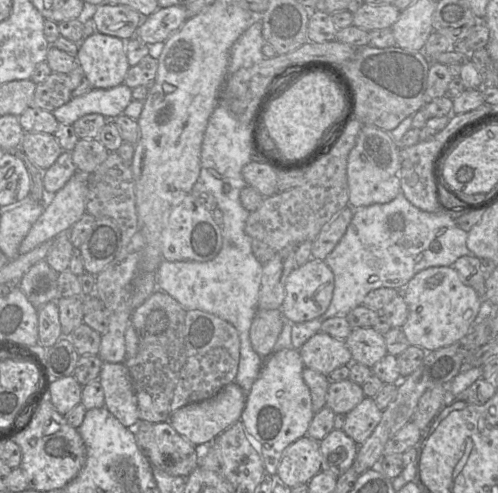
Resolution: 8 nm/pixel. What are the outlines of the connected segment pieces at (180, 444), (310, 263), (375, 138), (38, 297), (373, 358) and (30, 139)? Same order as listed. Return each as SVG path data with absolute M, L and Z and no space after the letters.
M139 421L134 434L137 445L152 467L183 477L188 477L197 468L195 446L181 436L169 421Z
M310 258L302 266L295 267L289 274L285 284L285 297L281 305L281 313L290 323L301 323L323 315L328 309L334 290L334 275L323 260Z
M371 125L362 127L348 155L347 180L352 208L388 203L401 192L400 149L389 132Z
M41 260L24 275L18 287L34 307L42 308L48 302L61 298L58 274L46 260Z
M373 327L352 329L345 343L352 354L352 362L370 368L388 354L384 335Z
M26 132L20 150L43 170L49 169L63 153L54 134L44 132Z

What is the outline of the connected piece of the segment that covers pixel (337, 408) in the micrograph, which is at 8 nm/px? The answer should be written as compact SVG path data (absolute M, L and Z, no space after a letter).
M349 379L330 382L326 406L335 414L347 414L361 403L365 397L362 385Z

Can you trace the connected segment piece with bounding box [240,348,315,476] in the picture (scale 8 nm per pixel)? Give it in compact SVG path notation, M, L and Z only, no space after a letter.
M289 348L273 352L264 360L259 375L246 397L240 420L259 448L265 471L270 476L276 476L283 451L307 435L315 414L310 390L303 379L304 368L299 350Z

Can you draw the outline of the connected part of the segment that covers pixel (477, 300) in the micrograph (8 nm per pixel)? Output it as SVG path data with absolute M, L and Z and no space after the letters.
M435 266L419 271L400 291L408 307L408 318L401 327L409 343L426 352L449 346L466 336L479 312L482 298L470 286L465 285L452 266Z

